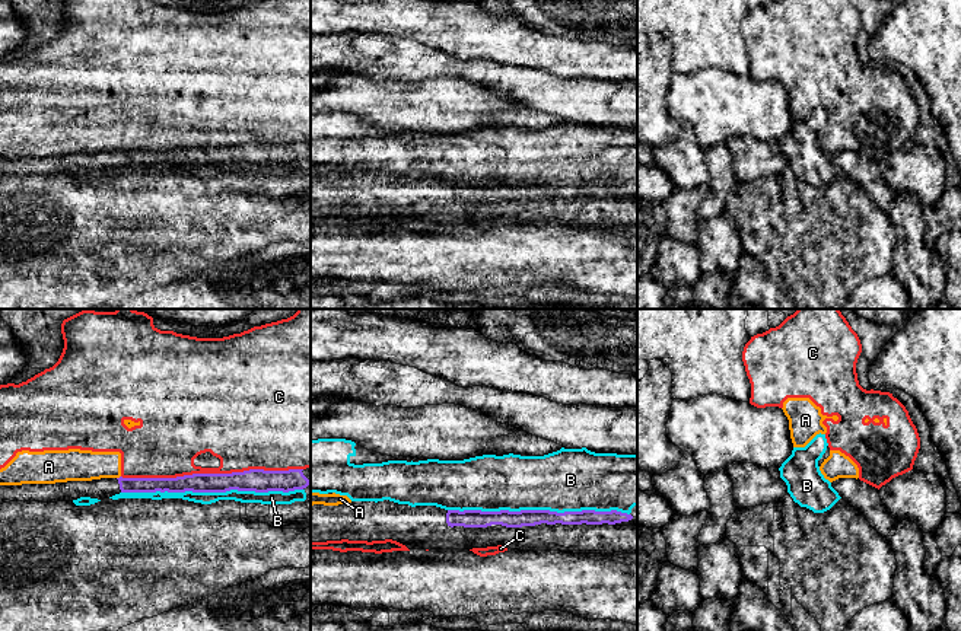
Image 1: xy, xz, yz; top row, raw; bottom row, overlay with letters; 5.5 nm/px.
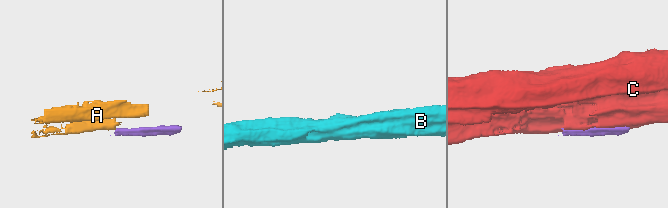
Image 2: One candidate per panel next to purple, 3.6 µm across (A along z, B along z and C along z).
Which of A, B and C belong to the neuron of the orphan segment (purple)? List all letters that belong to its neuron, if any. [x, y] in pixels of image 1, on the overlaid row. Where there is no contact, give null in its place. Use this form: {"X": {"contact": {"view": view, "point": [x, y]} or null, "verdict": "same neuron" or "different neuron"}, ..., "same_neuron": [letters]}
{"A": {"contact": {"view": "xy", "point": [120, 477]}, "verdict": "different neuron"}, "B": {"contact": {"view": "xy", "point": [212, 491]}, "verdict": "different neuron"}, "C": {"contact": {"view": "xy", "point": [212, 474]}, "verdict": "different neuron"}, "same_neuron": []}

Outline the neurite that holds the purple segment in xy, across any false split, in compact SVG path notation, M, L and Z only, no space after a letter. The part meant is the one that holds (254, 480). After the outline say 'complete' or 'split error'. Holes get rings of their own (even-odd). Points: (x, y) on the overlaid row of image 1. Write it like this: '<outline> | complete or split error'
M249 469L232 474L192 474L176 478L101 478L55 484L0 485L0 504L10 501L73 501L80 497L109 498L120 493L226 493L295 491L309 485L303 469Z | split error

